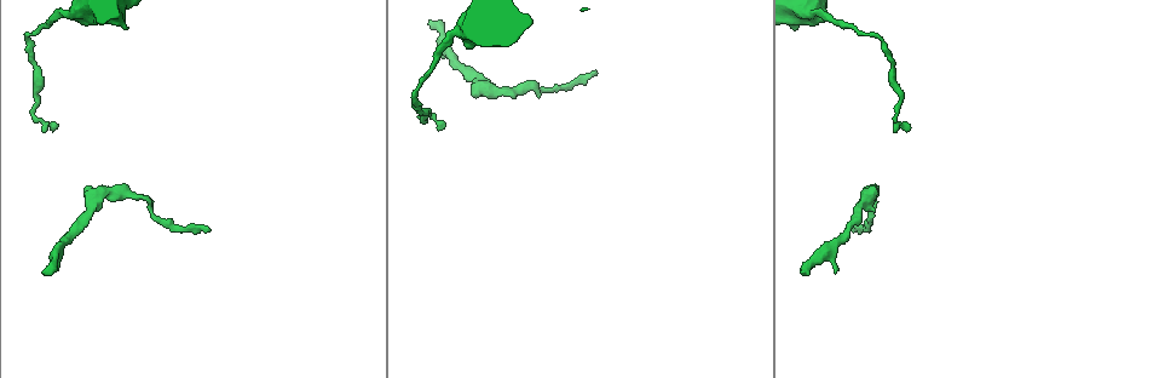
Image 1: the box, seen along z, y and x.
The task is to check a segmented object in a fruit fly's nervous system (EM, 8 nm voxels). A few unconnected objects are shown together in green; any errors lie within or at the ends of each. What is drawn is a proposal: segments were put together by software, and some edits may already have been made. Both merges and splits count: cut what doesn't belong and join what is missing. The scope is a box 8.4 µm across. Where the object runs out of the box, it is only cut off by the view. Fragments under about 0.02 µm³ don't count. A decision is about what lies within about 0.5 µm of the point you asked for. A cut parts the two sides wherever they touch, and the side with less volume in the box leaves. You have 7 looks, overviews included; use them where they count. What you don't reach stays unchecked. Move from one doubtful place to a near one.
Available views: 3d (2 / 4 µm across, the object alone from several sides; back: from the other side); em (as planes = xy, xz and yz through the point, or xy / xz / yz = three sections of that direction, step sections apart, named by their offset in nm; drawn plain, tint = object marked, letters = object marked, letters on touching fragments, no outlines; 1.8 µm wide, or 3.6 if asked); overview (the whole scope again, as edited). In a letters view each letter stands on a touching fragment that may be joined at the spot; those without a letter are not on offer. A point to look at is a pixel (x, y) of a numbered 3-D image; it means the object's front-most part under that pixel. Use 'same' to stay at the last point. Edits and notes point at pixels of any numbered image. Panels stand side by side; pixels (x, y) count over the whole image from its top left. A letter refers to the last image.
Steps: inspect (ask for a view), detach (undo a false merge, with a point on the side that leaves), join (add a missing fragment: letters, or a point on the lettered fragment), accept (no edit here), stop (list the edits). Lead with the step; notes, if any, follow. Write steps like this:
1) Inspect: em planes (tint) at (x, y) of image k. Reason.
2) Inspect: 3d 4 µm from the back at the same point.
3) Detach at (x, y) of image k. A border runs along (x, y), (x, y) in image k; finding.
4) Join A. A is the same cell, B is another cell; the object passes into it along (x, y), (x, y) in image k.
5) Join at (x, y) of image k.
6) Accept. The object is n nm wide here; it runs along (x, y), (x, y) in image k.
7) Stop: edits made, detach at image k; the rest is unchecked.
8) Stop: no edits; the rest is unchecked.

Inspect: 3d 2 µm at (440, 129) of image 1. Branch stops here.

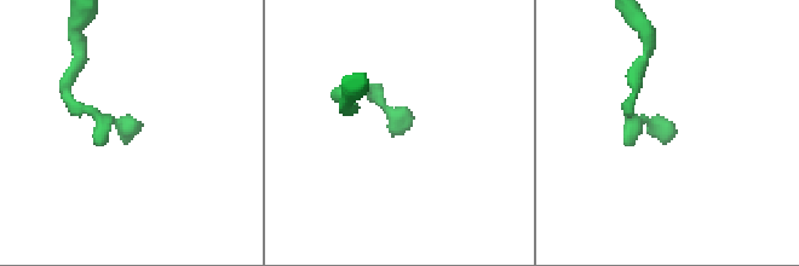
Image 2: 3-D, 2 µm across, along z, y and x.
Inspect: em xz step 8 (letters) at (401, 133) of image 2. Now the EM.

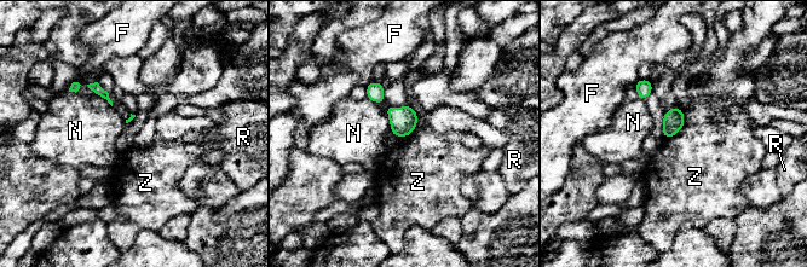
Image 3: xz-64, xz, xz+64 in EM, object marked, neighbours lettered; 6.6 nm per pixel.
Accept. F, N, R and Z are other cells; a border runs along (682, 109), (684, 126), (666, 139) in image 3; no lettered fragment goes on from it.

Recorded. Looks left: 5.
Inspect: 3d 2 µm at (513, 93) of image 1. Calibre changes.

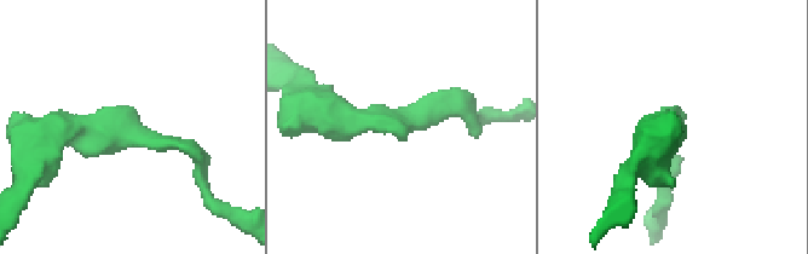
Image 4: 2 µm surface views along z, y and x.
Inspect: em 3.6 µm planes (tint) at (398, 122) of image 4.

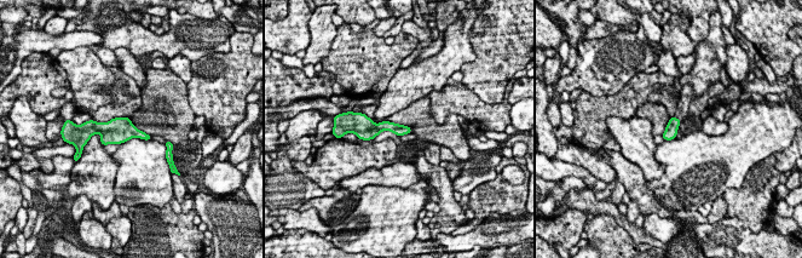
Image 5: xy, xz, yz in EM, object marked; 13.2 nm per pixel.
Inspect: em 3.6 µm planes (letters) at the same point. See the neighbours.

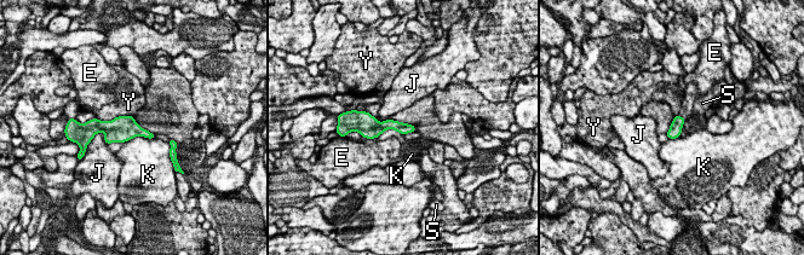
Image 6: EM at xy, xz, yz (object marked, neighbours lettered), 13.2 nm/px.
Accept. The object is 160 nm wide here; E, J, K, S and Y are other cells; it runs along (368, 127), (398, 126), (412, 128) in image 6; continuous, no second cell.

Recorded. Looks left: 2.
Stop: no edits; the rest is unchecked.

